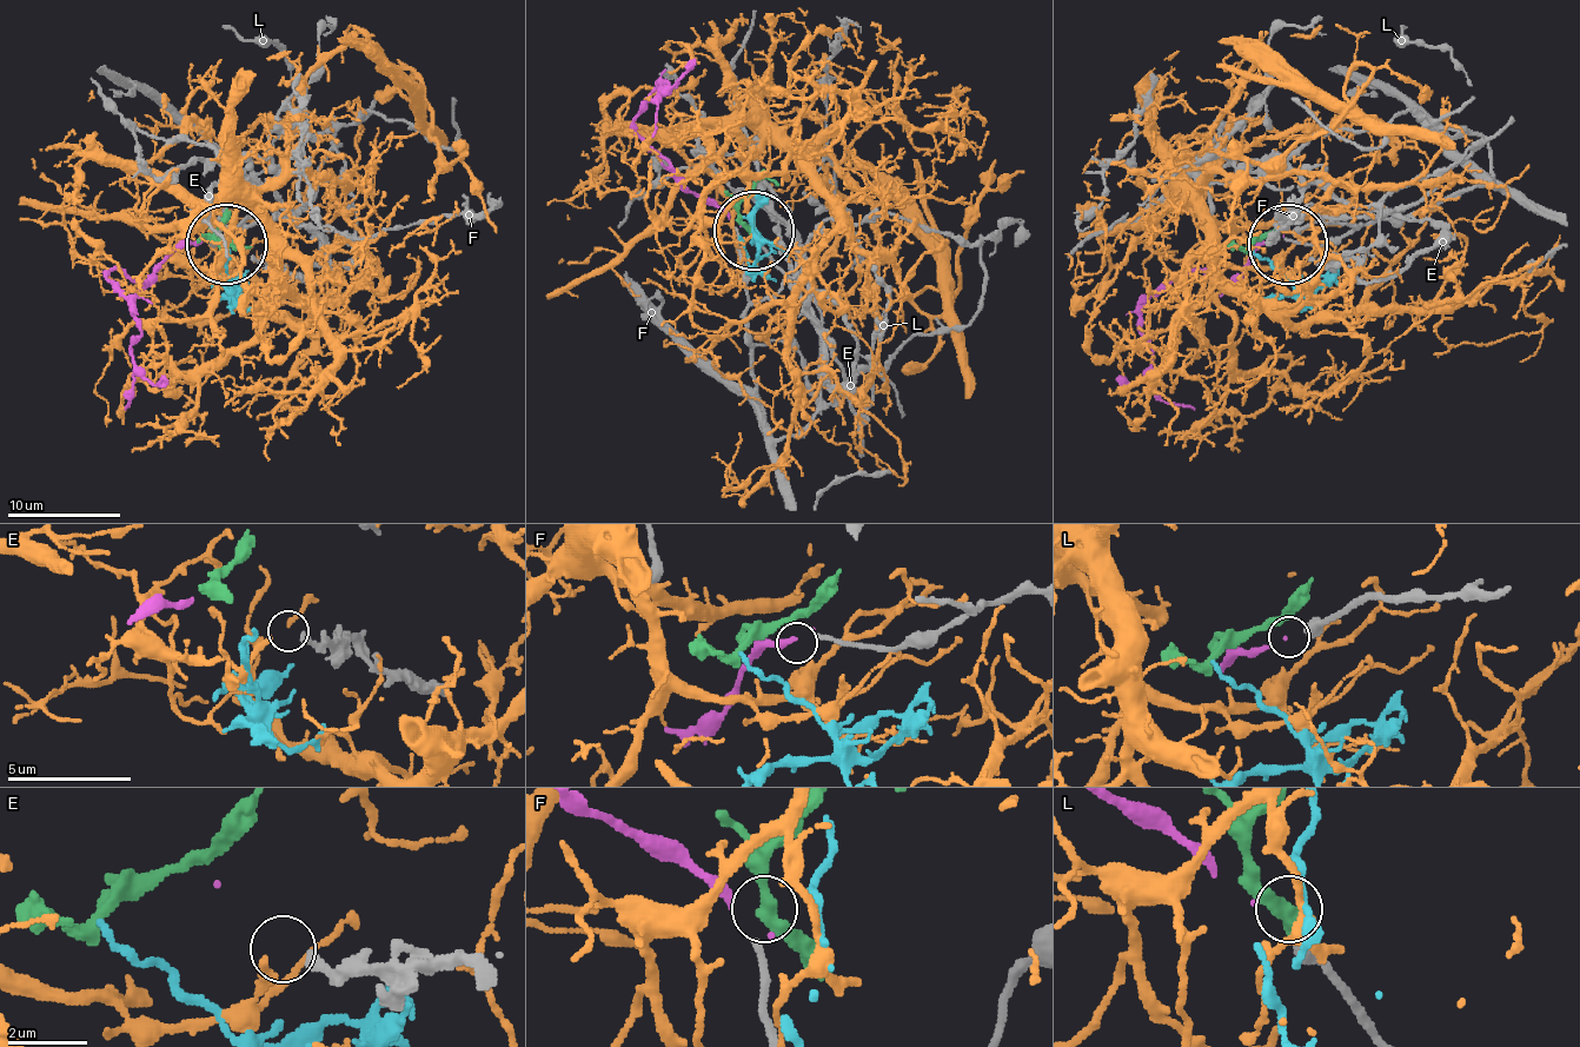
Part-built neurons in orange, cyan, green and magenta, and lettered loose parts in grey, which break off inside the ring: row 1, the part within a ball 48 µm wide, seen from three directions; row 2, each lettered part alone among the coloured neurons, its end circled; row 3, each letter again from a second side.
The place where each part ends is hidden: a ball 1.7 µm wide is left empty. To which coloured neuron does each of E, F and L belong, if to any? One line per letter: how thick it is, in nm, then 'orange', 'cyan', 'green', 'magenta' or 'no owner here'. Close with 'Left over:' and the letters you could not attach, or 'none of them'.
E: calibre 200 nm; no owner here
F: calibre 180 nm; no owner here
L: calibre 480 nm; magenta
Left over: E, F

